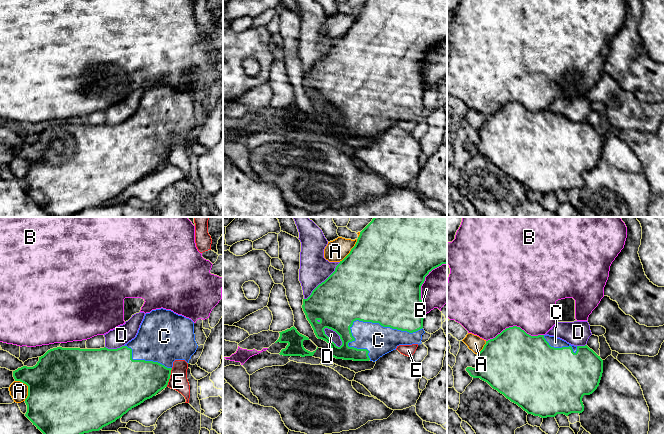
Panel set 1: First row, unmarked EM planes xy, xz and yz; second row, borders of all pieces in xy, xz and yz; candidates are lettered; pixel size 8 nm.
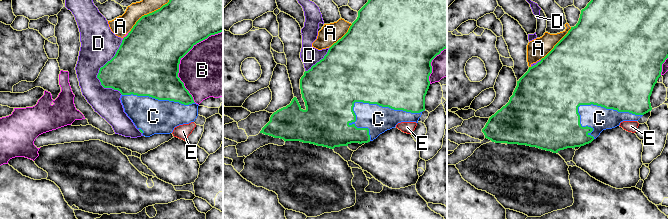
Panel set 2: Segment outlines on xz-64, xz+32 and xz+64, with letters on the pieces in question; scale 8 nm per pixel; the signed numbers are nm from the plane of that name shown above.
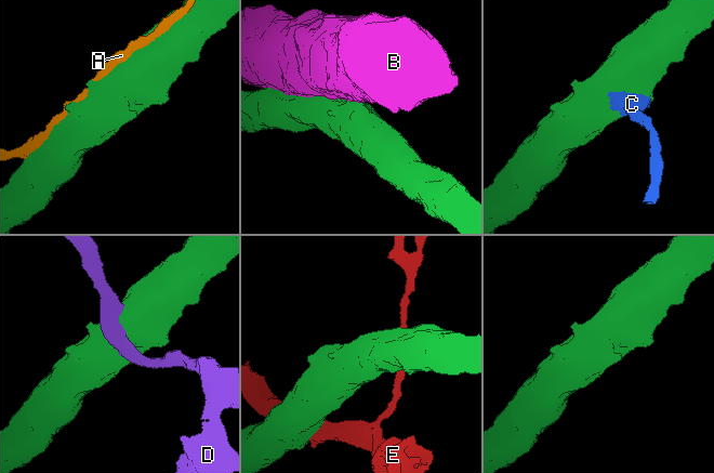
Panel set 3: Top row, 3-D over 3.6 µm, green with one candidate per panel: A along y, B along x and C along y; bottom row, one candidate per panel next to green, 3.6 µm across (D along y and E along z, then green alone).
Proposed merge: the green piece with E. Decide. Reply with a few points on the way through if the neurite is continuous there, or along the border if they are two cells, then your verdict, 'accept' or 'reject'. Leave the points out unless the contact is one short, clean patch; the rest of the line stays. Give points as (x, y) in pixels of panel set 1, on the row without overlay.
reject

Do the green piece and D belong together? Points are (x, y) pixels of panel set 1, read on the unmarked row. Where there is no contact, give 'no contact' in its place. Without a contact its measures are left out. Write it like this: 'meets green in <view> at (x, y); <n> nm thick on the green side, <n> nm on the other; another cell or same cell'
meets green in xz at (331, 116); 320 nm thick on the green side, 70 nm on the other; another cell

